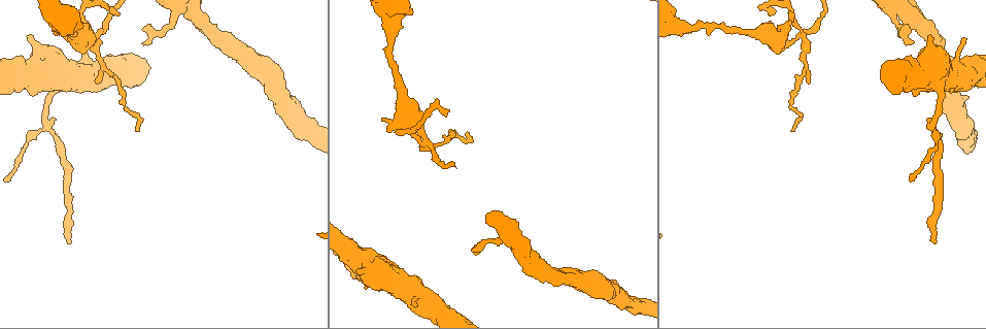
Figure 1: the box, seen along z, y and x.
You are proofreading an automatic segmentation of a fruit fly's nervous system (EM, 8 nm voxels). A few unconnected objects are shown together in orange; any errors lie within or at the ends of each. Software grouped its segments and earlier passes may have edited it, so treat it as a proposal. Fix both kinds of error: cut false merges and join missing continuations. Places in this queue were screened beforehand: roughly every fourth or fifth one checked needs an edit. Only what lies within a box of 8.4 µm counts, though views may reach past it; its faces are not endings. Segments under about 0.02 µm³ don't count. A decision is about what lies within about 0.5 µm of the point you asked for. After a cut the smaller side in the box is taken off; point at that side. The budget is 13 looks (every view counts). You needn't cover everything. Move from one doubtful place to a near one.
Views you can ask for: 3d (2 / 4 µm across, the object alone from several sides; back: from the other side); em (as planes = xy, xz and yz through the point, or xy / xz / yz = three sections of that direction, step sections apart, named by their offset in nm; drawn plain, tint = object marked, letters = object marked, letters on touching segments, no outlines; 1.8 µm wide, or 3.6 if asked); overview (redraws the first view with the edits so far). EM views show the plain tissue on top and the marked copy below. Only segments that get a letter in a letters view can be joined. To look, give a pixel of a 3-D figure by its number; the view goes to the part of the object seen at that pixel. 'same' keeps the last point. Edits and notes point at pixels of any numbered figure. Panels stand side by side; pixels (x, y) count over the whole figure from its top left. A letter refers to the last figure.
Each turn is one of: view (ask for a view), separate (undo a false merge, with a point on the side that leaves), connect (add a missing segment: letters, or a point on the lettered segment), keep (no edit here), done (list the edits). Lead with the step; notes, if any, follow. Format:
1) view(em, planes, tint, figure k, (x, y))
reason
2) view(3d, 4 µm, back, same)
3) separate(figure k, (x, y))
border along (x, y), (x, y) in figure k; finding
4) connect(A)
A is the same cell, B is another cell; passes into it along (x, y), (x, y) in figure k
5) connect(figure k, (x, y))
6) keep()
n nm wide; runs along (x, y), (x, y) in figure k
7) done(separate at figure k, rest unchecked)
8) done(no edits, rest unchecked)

view(3d, 4 µm, figure 1, (386, 23))
sudden change in width

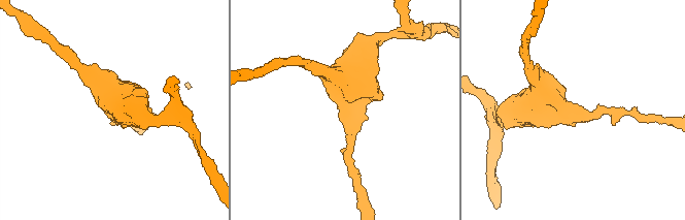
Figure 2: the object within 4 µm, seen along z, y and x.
view(em, 3.6 µm, planes, tint, figure 2, (573, 114))
now the EM

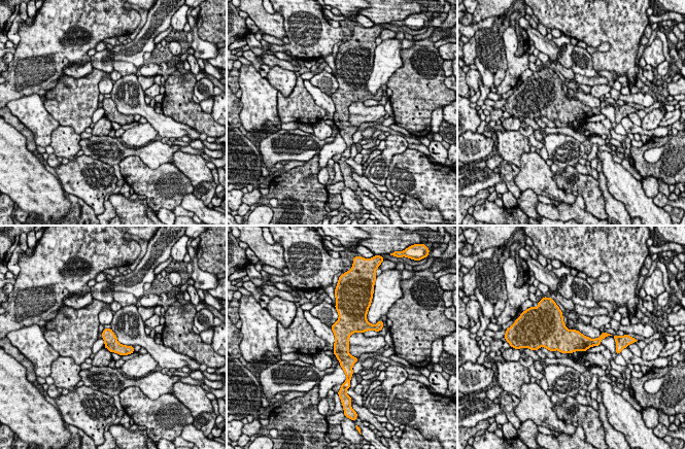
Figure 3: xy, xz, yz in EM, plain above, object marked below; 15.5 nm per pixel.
view(em, 3.6 µm, planes, letters, same)
see the neighbours

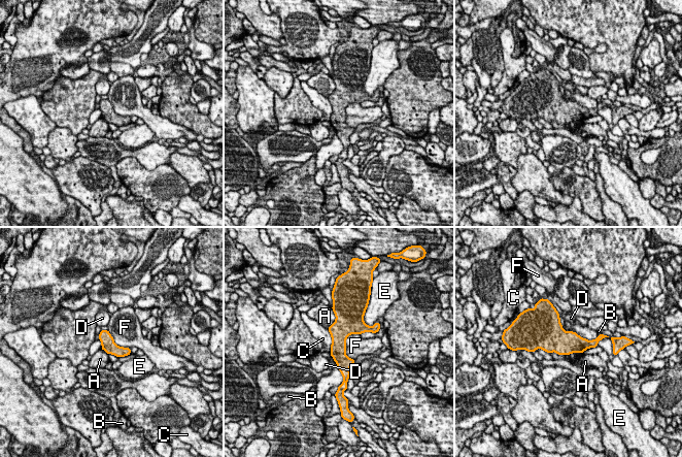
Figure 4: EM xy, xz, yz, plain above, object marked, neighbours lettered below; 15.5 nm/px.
keep()
220 nm wide; A, B, C, D, E and F are other cells; border along (561, 325), (587, 339), (599, 335) in figure 4; continuous, no second neuron

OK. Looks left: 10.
view(3d, 4 µm, figure 1, (381, 120))
an open end

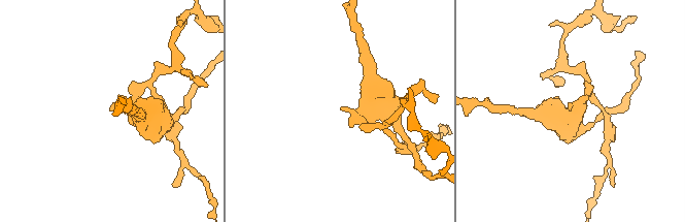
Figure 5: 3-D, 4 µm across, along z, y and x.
view(em, xy, step 8, letters, figure 5, (570, 109))

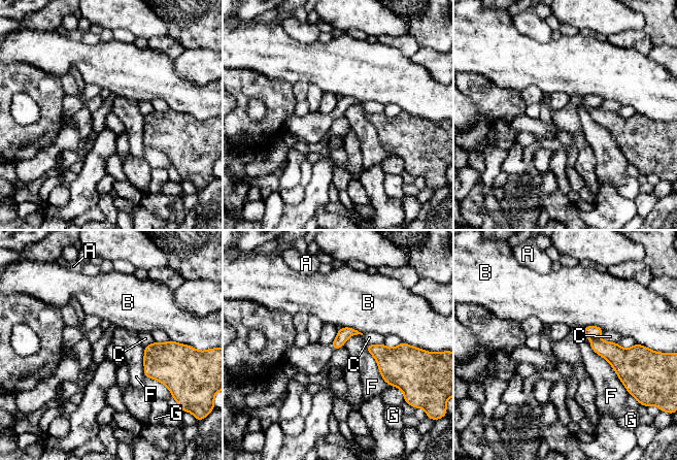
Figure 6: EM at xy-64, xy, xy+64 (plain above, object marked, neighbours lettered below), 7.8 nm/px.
separate(figure 6, (618, 357))
A, B, C, F and G are other cells; a second neuron is stuck on

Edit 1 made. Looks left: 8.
view(3d, 2 µm, figure 1, (145, 44))
an open end

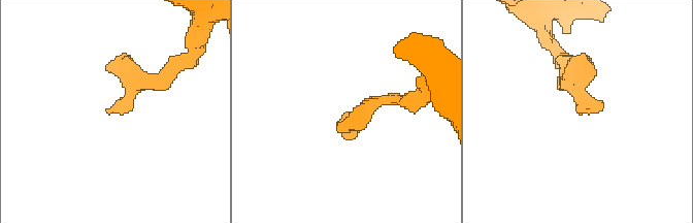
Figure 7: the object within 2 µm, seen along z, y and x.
view(em, xy, step 8, tint, figure 7, (346, 139))
need the tissue

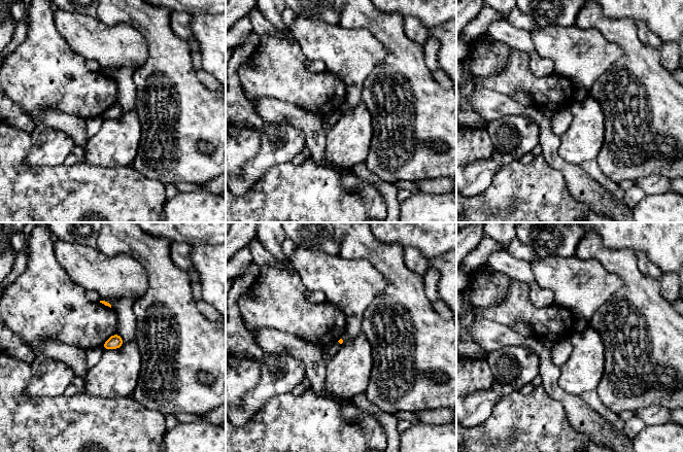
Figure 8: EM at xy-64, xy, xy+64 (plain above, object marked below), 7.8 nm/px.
view(em, planes, letters, same)
cut it another way

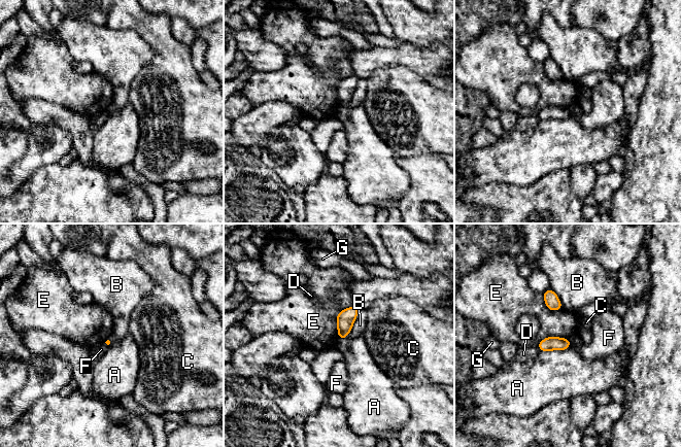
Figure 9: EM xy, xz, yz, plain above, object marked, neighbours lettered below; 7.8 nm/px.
keep()
A, B, C, D, E, F and G are other cells; none of them fits

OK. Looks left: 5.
view(3d, 2 µm, figure 1, (934, 242))
long arm stops here

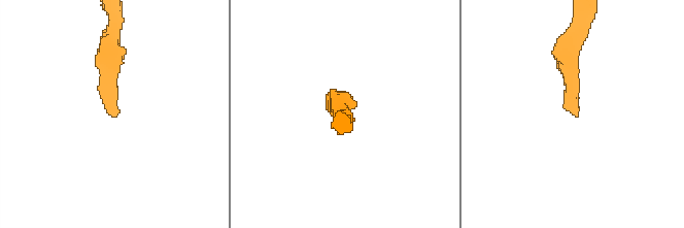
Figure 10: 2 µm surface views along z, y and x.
view(em, planes, letters, figure 10, (575, 112))
need the tissue

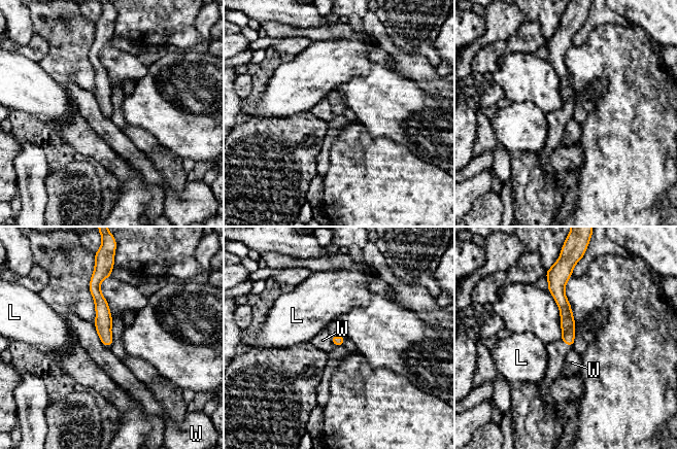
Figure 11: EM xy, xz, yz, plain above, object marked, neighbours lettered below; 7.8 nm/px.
keep()
W touches over 200 nm; L and W are other cells; runs along (559, 281), (571, 343) in figure 11; none of them fits

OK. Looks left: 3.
done(separate at figure 6, rest unchecked)

